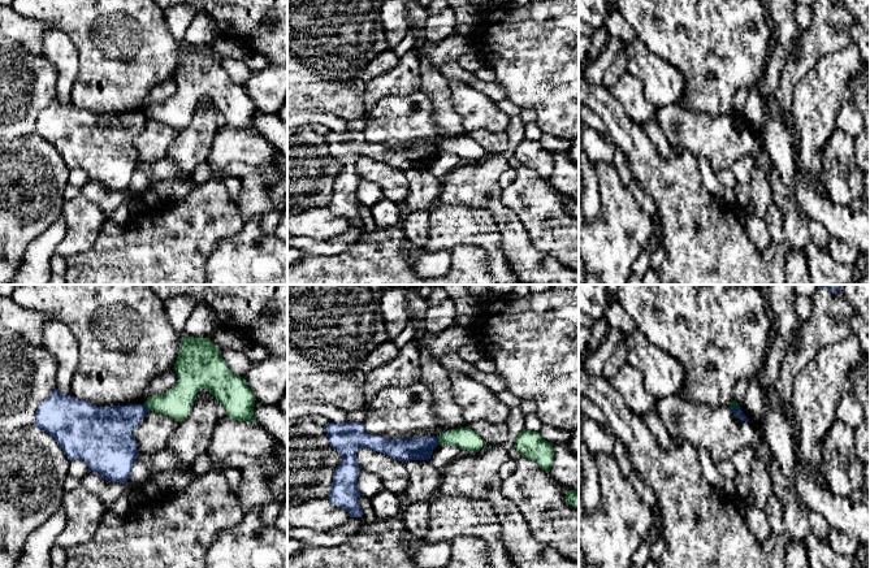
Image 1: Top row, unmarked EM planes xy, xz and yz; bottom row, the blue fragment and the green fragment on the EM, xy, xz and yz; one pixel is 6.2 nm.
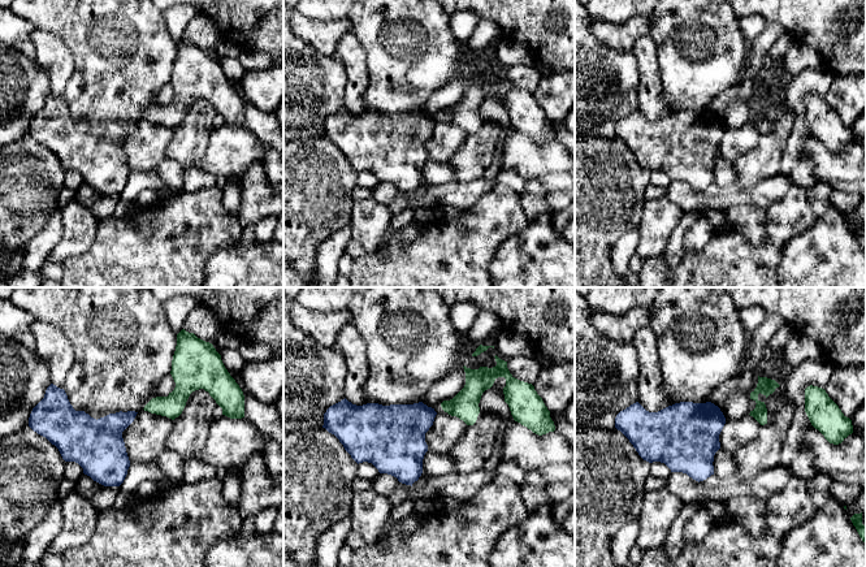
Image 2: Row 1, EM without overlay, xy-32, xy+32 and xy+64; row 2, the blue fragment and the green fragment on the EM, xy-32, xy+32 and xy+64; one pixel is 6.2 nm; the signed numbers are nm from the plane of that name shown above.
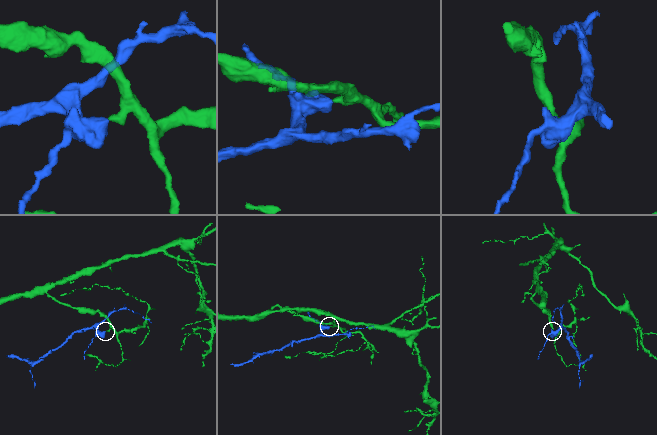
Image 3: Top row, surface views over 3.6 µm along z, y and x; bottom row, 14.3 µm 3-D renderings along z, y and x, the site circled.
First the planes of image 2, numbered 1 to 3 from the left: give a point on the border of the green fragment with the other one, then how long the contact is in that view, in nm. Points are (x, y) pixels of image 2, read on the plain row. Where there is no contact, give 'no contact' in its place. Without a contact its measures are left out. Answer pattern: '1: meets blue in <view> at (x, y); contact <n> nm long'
1: no contact
2: no contact
3: no contact

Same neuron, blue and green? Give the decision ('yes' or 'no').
no

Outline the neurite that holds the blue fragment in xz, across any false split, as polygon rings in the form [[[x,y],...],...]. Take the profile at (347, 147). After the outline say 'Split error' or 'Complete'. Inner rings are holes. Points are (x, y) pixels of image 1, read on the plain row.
[[[329,131],[325,135],[330,155],[342,165],[339,174],[334,179],[332,199],[328,204],[330,212],[345,217],[350,226],[363,224],[358,208],[360,200],[356,195],[362,181],[356,161],[369,157],[397,168],[402,172],[410,169],[429,169],[433,159],[440,153],[437,146],[417,146],[404,148],[388,148],[382,144],[371,144],[362,131]]]. Complete

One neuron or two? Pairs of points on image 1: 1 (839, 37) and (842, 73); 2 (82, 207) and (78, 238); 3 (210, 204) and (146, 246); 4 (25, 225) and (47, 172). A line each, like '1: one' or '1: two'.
1: two
2: one
3: one
4: one

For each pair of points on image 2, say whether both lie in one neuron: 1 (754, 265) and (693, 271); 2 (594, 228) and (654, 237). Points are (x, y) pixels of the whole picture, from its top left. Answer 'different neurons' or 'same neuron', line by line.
1: same neuron
2: different neurons

